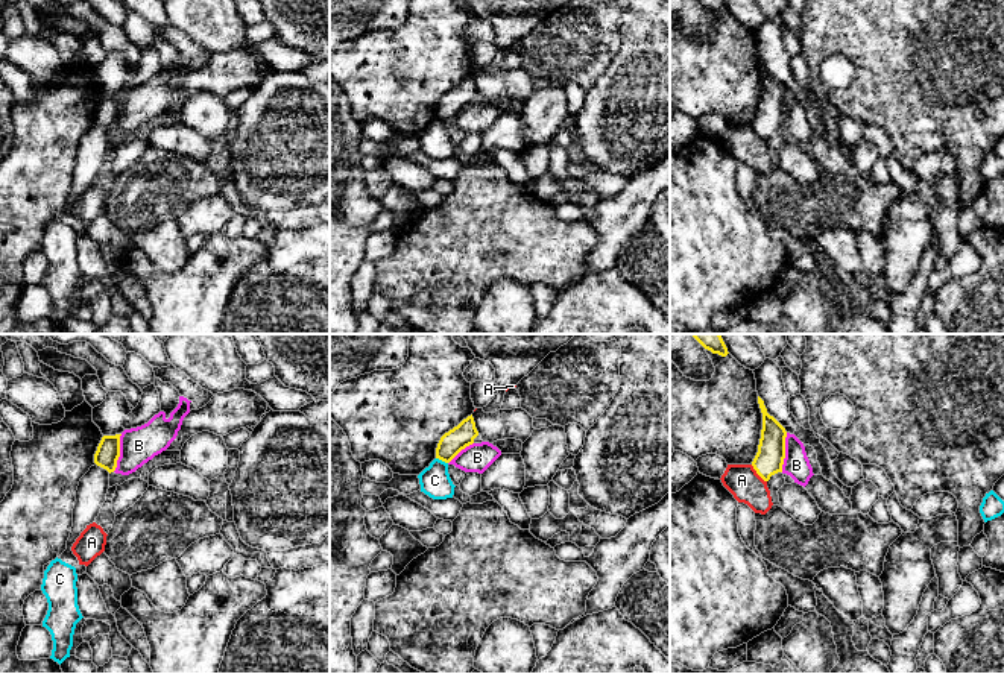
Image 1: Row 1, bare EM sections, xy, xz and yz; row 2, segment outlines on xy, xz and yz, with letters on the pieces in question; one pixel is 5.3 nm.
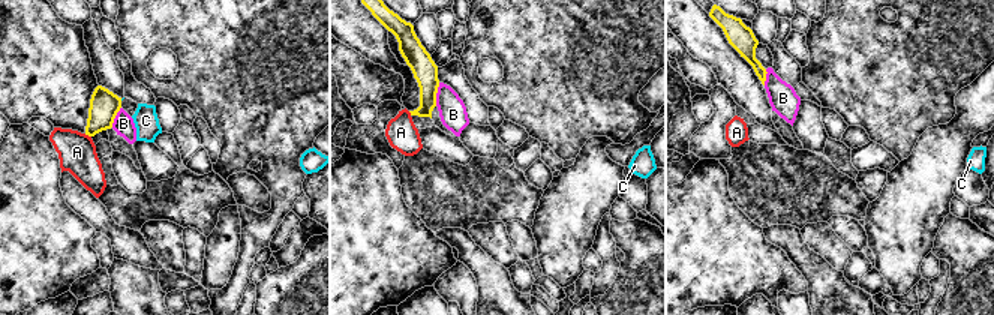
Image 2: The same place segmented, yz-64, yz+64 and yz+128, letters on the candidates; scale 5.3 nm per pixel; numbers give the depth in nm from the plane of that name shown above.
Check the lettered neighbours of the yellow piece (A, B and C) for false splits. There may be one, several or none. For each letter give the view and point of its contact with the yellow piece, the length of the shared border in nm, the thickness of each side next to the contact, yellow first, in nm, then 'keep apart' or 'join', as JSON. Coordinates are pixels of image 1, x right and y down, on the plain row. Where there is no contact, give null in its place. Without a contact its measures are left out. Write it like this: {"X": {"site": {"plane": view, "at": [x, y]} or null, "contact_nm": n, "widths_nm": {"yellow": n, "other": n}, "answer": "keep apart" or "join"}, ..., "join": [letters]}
{"A": {"site": {"plane": "yz", "at": [758, 134]}, "contact_nm": 130, "widths_nm": {"yellow": 150, "other": 180}, "answer": "keep apart"}, "B": {"site": {"plane": "yz", "at": [784, 113]}, "contact_nm": 220, "widths_nm": {"yellow": 150, "other": 140}, "answer": "keep apart"}, "C": {"site": {"plane": "xz", "at": [442, 120]}, "contact_nm": 70, "widths_nm": {"yellow": 120, "other": 160}, "answer": "keep apart"}, "join": []}

